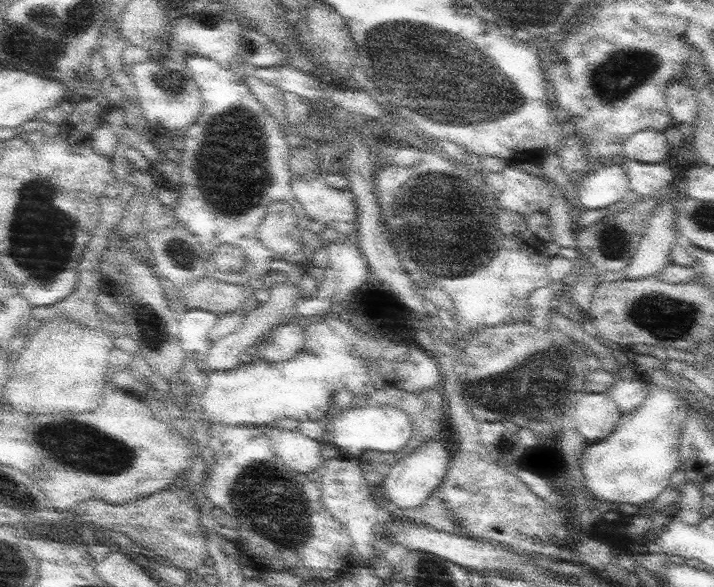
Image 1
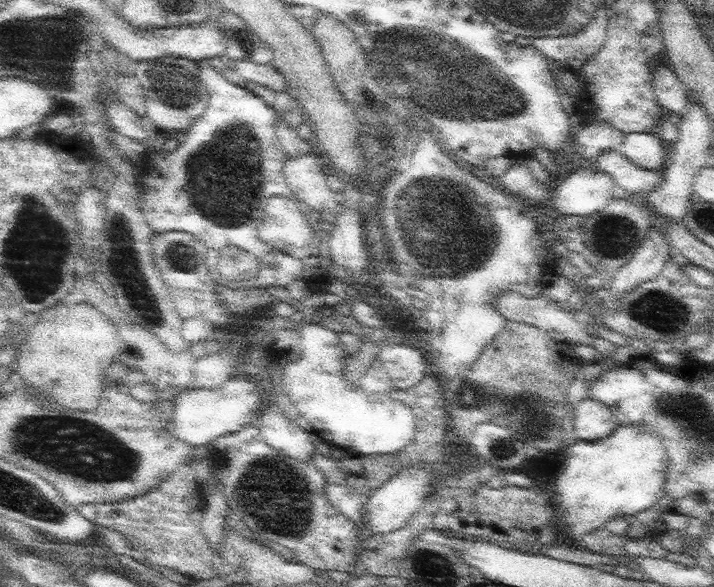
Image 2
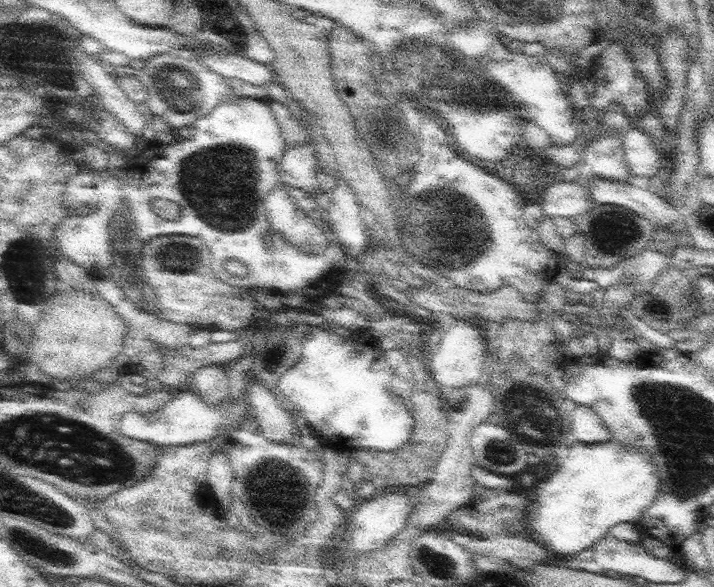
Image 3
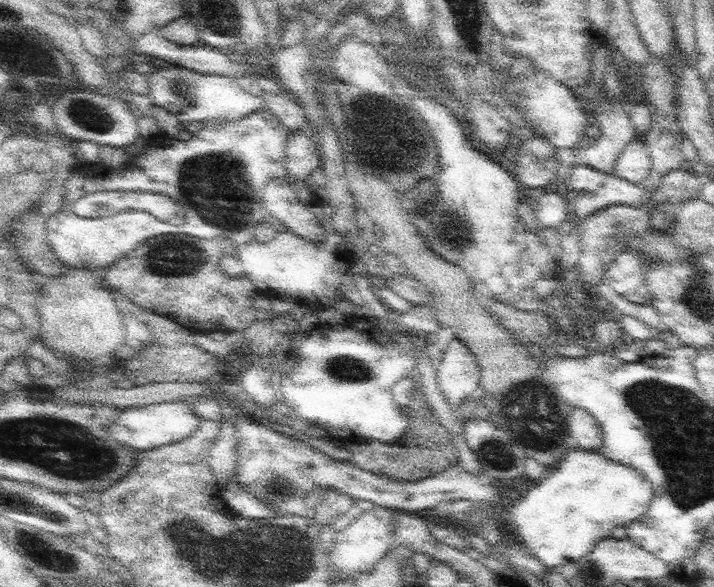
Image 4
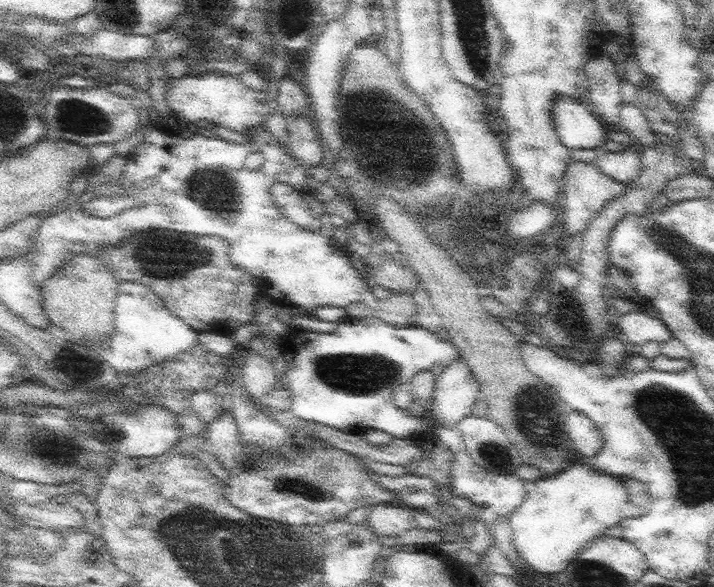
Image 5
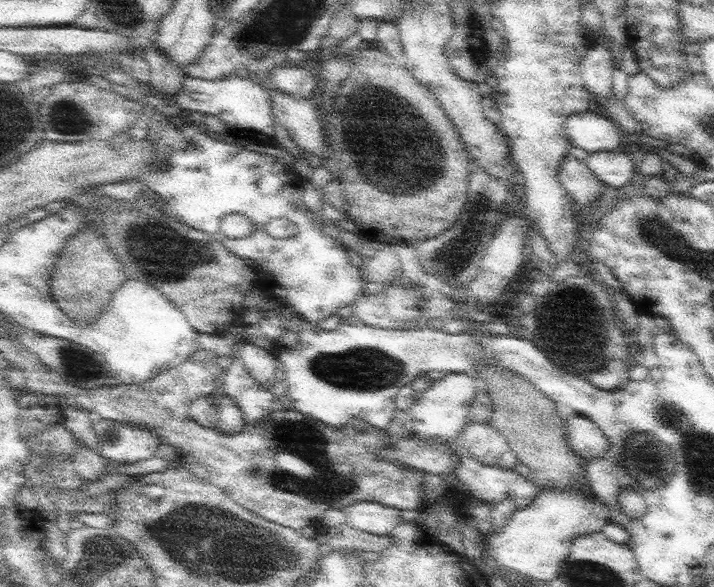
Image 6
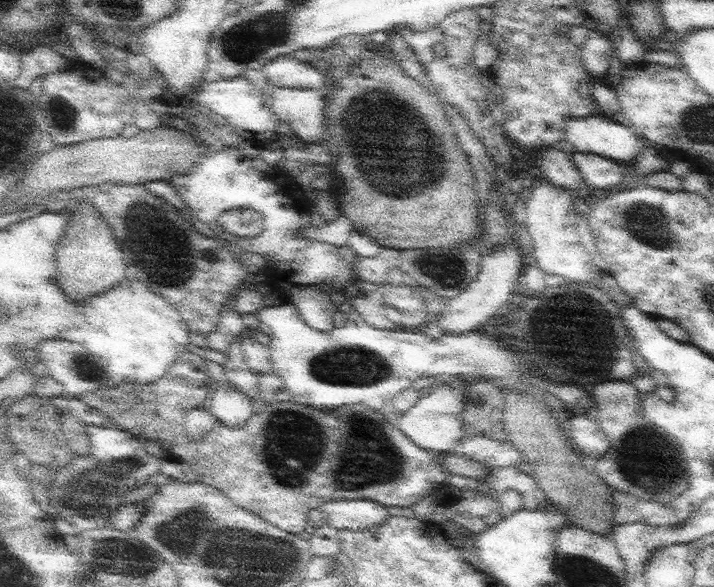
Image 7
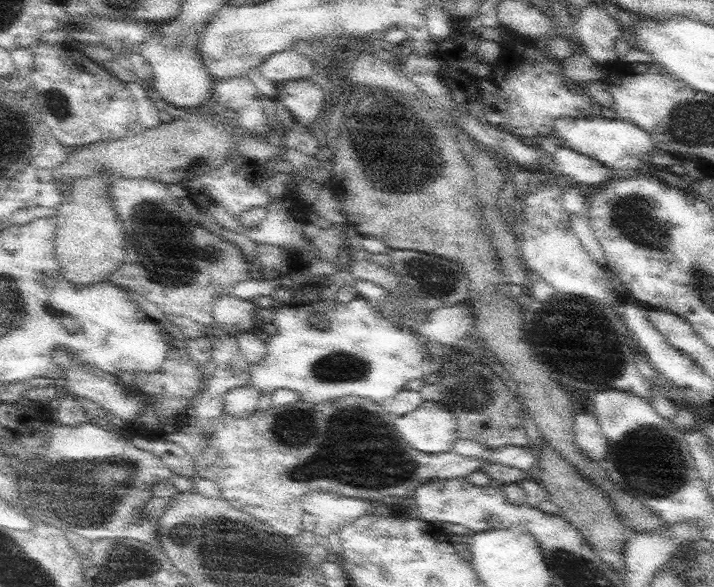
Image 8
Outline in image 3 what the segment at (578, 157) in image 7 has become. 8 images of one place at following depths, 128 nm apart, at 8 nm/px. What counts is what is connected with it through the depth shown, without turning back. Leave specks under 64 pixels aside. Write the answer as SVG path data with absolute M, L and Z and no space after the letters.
M639 127L626 133L624 138L625 159L632 177L653 177L660 169L663 158L656 140Z

